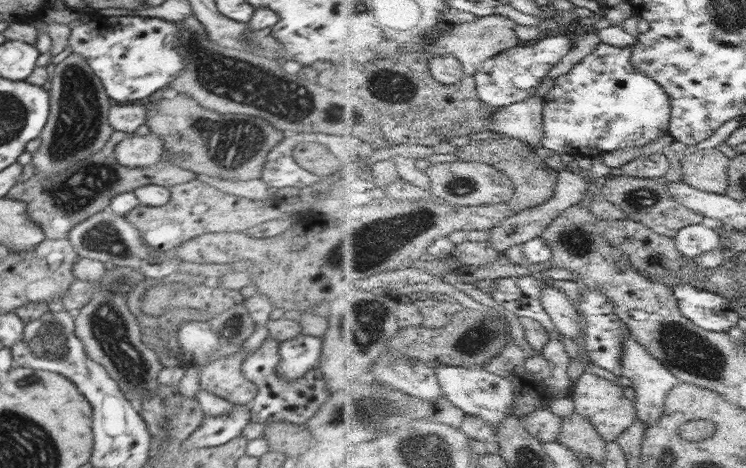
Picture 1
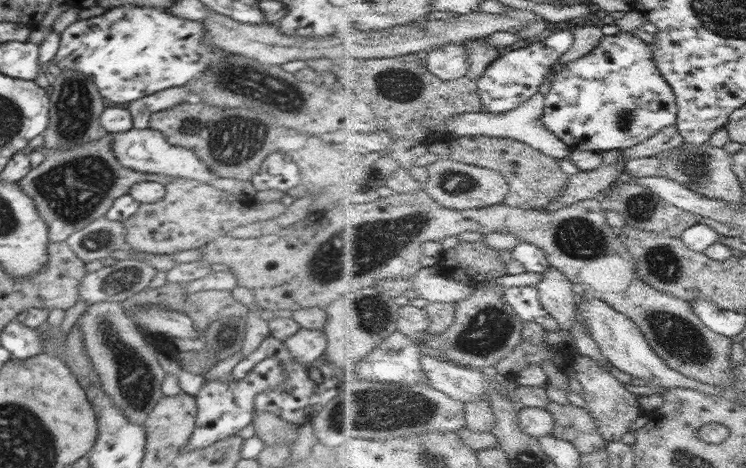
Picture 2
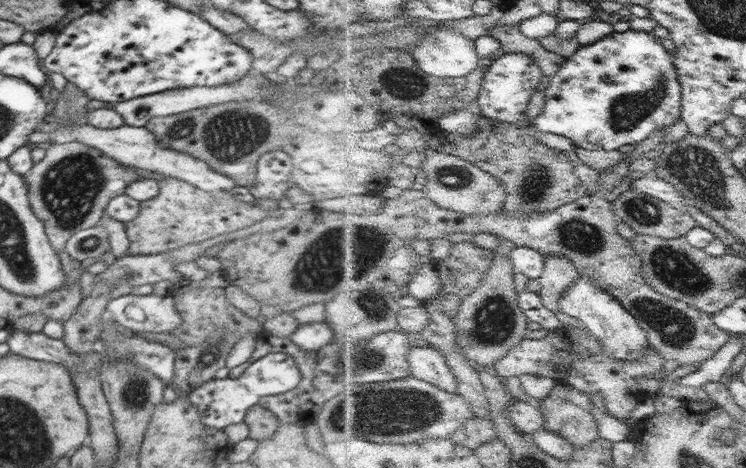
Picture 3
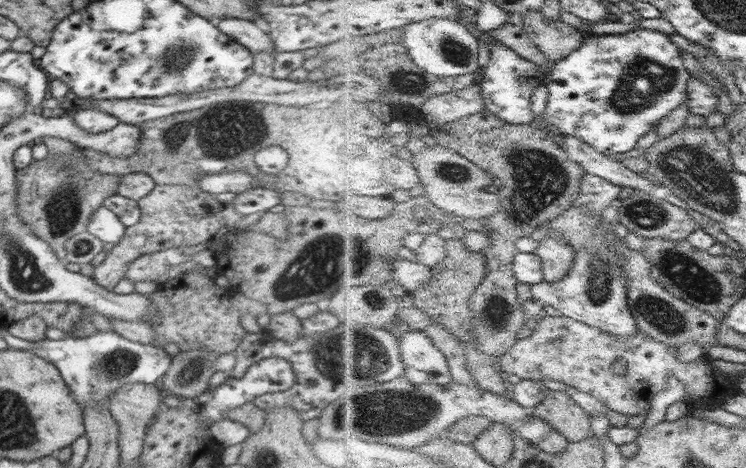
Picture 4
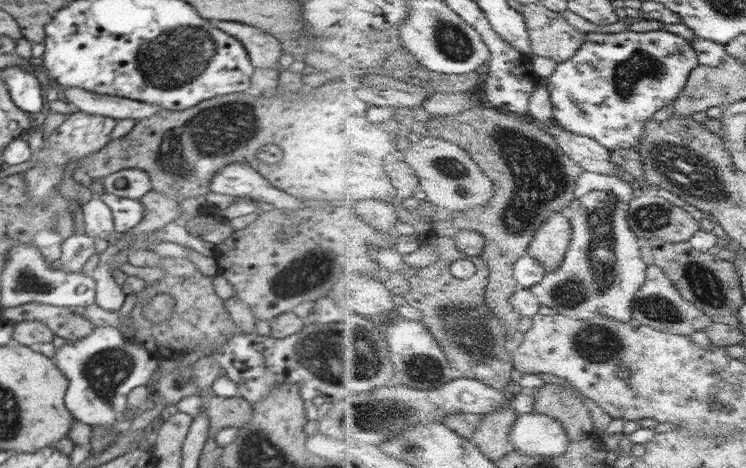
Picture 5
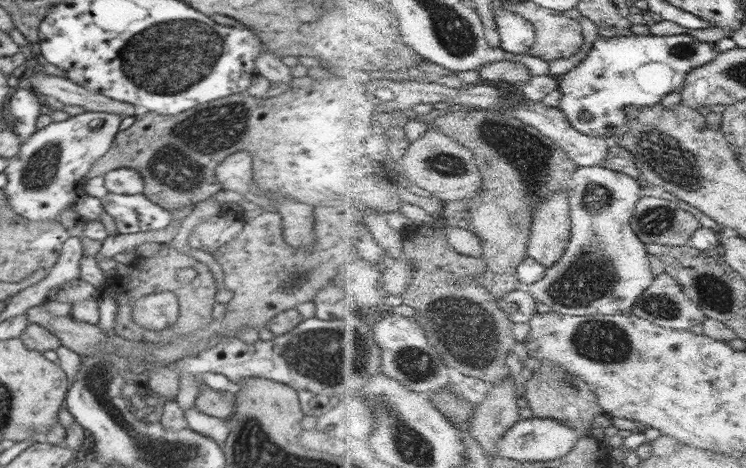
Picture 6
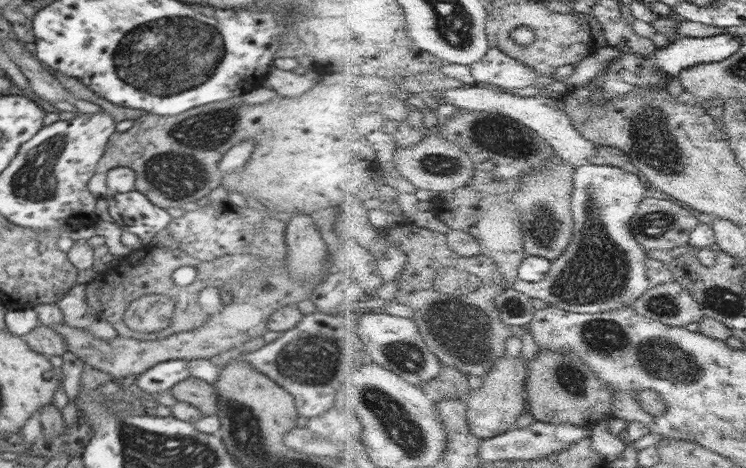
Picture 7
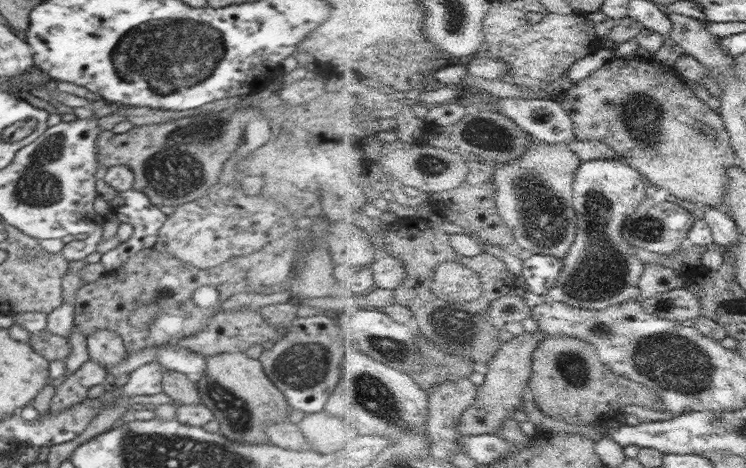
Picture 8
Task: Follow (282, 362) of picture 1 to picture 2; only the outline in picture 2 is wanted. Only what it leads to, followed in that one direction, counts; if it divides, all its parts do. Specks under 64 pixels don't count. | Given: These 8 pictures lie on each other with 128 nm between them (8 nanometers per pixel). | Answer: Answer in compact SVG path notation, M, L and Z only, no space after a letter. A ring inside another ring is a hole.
M301 328L289 336L283 343L294 362L300 364L310 364L314 360L318 360L320 356L324 355L327 347L327 338L323 330L308 330Z

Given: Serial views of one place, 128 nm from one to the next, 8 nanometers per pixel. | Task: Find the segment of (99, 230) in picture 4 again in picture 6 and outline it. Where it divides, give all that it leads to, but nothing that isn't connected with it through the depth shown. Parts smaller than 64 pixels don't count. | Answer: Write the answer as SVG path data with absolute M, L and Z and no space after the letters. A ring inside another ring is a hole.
M86 111L64 122L52 122L32 134L18 156L8 161L4 172L8 184L2 190L10 208L30 221L59 219L65 210L78 212L89 221L100 221L100 214L105 211L101 200L90 195L78 196L75 187L111 148L121 120L120 116L113 113Z

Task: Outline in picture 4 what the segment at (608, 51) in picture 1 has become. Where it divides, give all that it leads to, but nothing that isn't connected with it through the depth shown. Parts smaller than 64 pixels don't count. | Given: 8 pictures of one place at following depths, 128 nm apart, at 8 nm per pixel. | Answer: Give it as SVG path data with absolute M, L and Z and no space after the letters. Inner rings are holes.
M643 27L624 34L589 34L580 50L552 68L545 122L539 124L560 138L584 140L608 156L630 152L654 126L684 105L690 77L682 48L672 35Z

